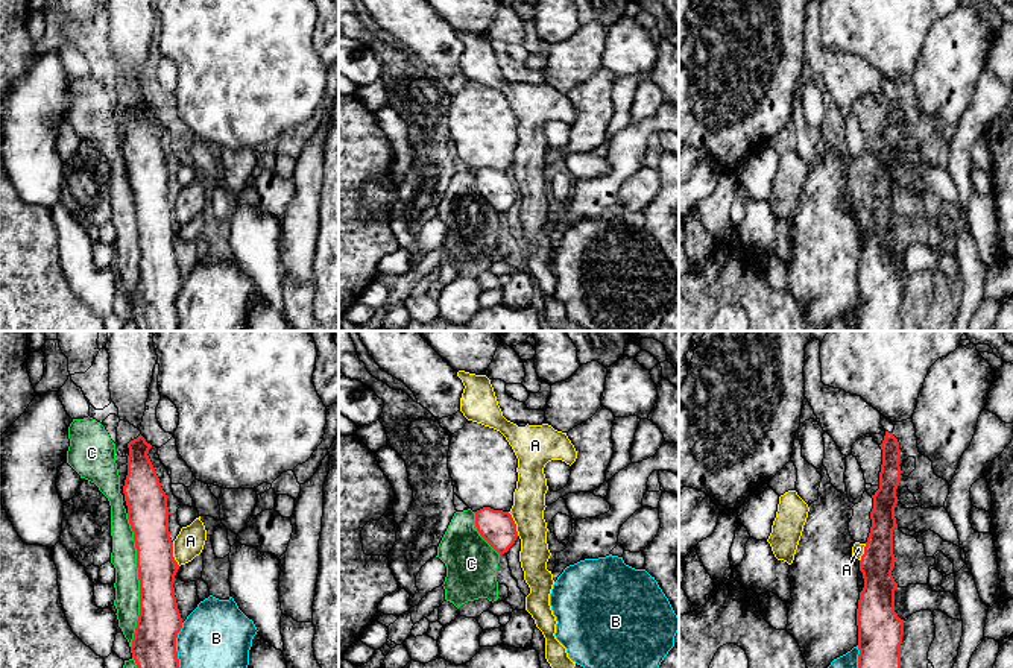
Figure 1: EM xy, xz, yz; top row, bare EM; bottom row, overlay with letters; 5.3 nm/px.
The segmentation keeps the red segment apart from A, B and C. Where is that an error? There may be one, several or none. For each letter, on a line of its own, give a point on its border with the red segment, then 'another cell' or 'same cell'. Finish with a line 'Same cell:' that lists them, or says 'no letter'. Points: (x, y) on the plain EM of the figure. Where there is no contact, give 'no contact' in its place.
A: xy (172, 214) | another cell
B: xy (175, 307) | another cell
C: xy (138, 239) | another cell
Same cell: no letter

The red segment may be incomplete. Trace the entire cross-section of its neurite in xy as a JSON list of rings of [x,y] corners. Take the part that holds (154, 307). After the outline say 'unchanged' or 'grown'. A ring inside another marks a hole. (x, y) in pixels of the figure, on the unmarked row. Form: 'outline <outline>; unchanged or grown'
outline [[[140,94],[128,108],[123,153],[140,240],[140,275],[131,311],[138,331],[178,331],[176,298],[182,278],[173,243],[179,225],[169,191],[167,155],[147,115],[152,105]]]; unchanged

